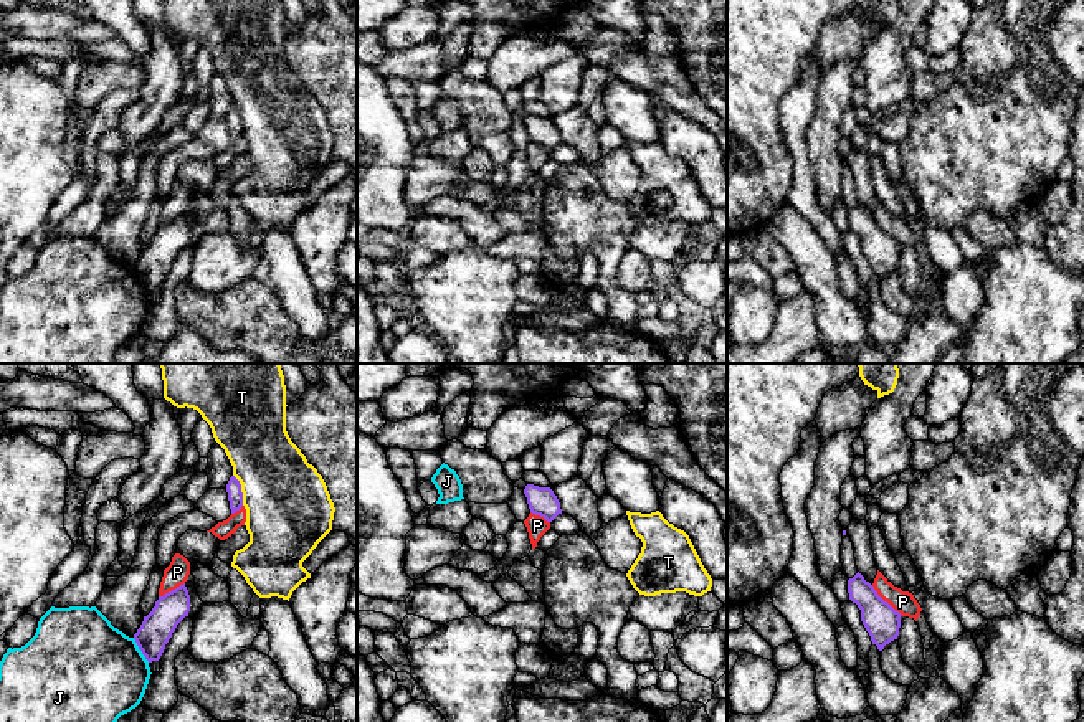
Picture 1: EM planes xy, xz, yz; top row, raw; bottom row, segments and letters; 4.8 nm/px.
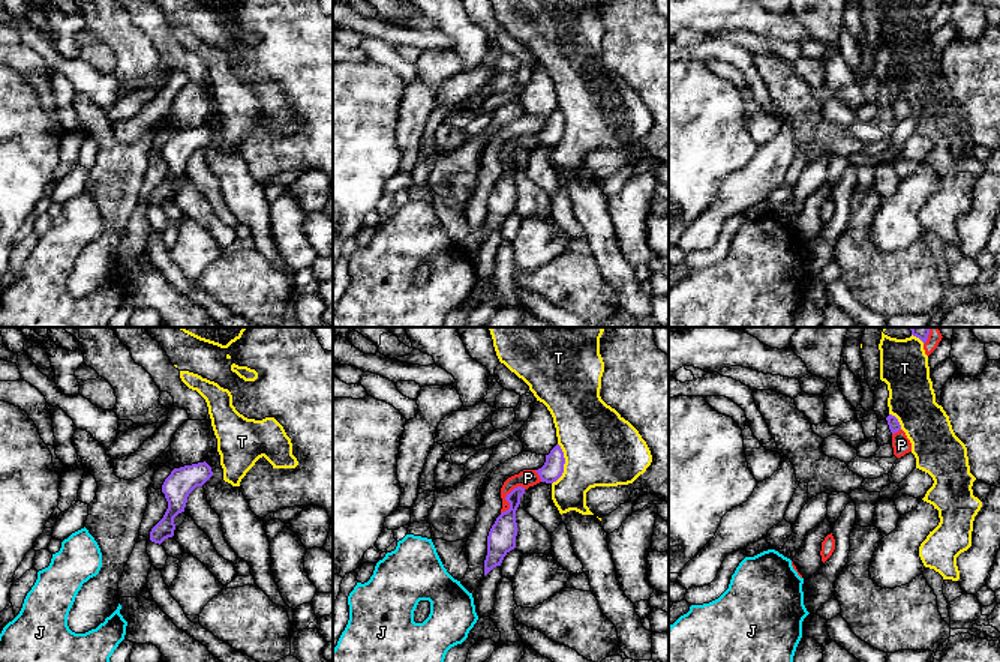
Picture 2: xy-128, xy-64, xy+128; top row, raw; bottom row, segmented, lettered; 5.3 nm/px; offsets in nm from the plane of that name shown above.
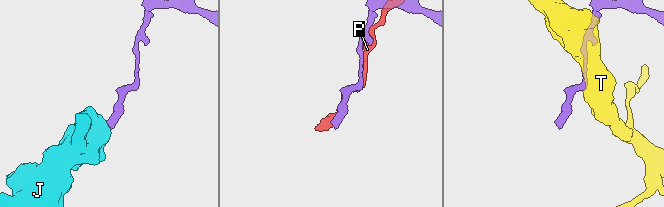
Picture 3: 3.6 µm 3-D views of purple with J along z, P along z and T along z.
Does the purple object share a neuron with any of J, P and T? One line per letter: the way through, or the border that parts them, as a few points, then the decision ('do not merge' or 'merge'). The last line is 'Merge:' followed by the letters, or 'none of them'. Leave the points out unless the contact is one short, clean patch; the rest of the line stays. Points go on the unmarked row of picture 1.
J: along xy (133, 268), (149, 291) | do not merge
P: do not merge
T: do not merge
Merge: none of them

